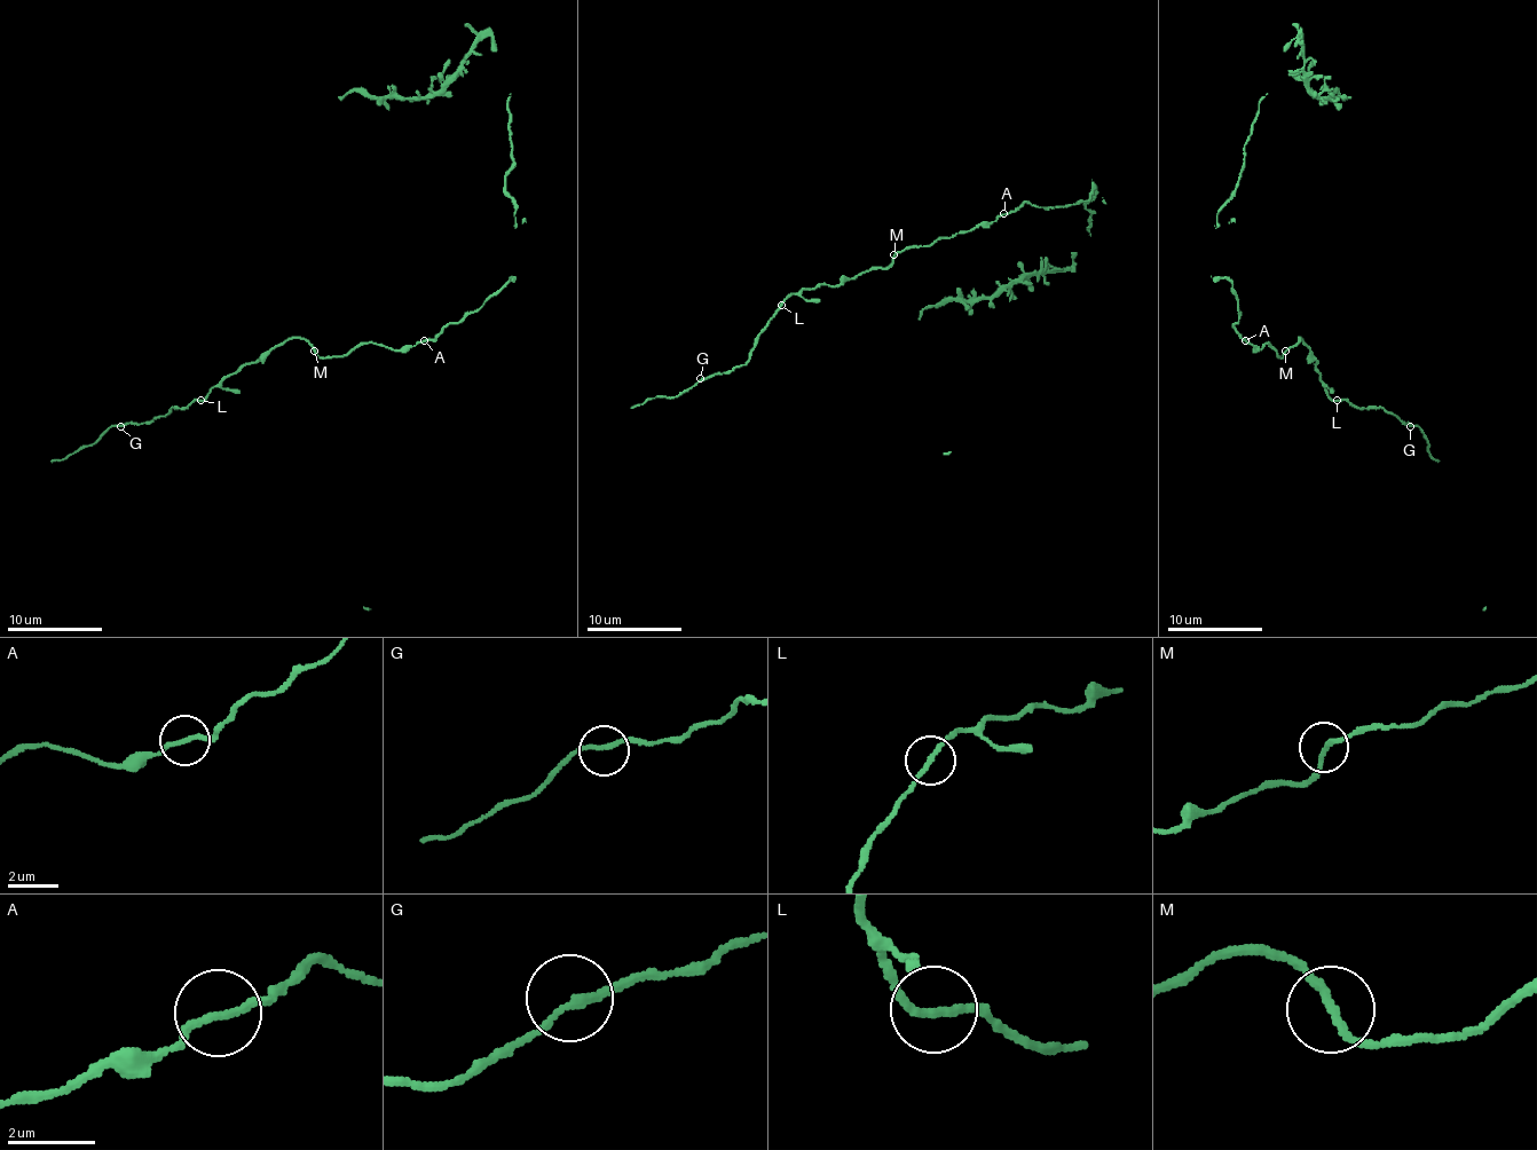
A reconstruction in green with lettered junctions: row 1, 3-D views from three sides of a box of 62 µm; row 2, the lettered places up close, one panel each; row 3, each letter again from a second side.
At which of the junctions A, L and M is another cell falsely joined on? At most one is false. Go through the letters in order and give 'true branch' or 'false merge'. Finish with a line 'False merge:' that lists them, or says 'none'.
A: true branch
L: true branch
M: true branch
False merge: none

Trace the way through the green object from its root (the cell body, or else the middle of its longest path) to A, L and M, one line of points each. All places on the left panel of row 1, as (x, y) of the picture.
A: (404, 351), (424, 340)
L: (404, 351), (360, 343), (345, 355), (321, 357), (305, 338), (290, 338), (254, 362), (244, 362), (202, 400)
M: (404, 351), (391, 351), (376, 343), (360, 343), (345, 355), (331, 357), (321, 357), (314, 351)

